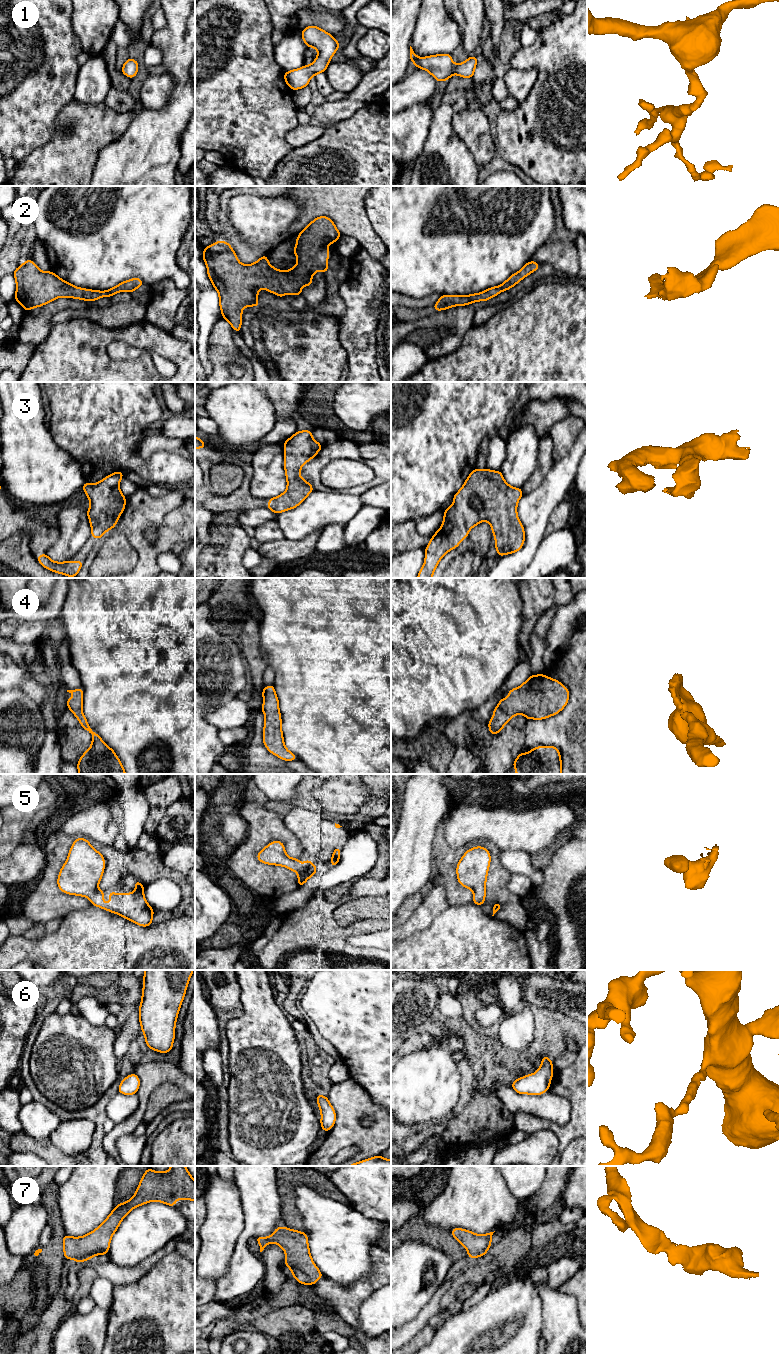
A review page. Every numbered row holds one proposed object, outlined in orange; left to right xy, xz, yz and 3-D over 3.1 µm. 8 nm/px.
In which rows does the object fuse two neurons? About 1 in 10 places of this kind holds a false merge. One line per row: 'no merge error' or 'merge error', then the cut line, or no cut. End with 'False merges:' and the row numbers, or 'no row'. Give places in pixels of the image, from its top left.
1: no merge error | no cut
2: no merge error | no cut
3: no merge error | no cut
4: no merge error | no cut
5: no merge error | no cut
6: no merge error | no cut
7: no merge error | no cut
False merges: no row

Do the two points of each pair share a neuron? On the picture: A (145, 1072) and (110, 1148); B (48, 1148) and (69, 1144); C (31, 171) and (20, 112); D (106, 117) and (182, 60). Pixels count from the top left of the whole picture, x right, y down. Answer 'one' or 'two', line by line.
A: one
B: two
C: two
D: two

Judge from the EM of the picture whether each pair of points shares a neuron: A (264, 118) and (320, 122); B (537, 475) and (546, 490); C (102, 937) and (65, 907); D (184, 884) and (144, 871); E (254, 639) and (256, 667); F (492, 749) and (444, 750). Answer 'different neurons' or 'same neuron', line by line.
A: different neurons
B: different neurons
C: different neurons
D: same neuron
E: same neuron
F: different neurons

